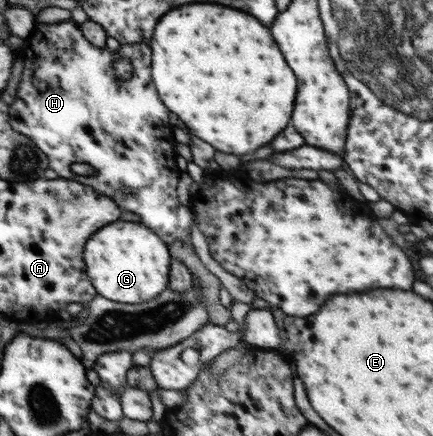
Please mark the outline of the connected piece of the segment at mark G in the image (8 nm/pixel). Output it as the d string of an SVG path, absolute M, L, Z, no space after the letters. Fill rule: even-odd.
M113 222L97 230L85 242L85 273L95 287L96 295L123 304L142 304L162 294L169 286L172 257L159 235L137 222Z

